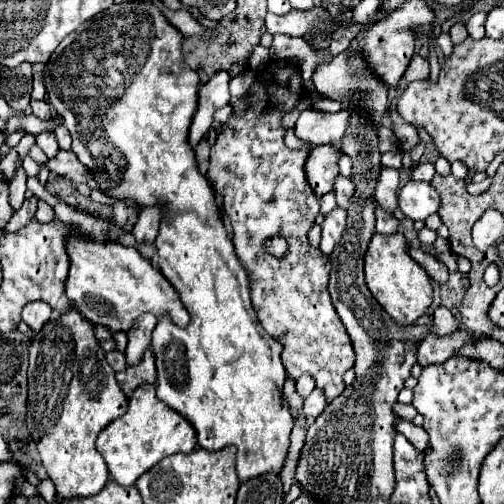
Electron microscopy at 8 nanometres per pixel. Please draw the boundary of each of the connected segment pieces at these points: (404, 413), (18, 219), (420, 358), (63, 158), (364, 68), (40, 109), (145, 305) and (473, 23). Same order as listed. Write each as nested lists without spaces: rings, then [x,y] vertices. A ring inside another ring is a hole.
[[[395,402],[395,414],[399,416],[399,418],[403,418],[403,420],[413,420],[415,416],[417,416],[417,410],[411,406],[411,404],[401,404],[401,402]]]
[[[33,196],[23,202],[22,207],[14,212],[3,230],[7,233],[15,232],[25,226],[35,215],[38,198]]]
[[[457,328],[455,332],[447,336],[437,336],[435,330],[429,332],[419,344],[417,344],[417,362],[421,366],[429,366],[435,362],[445,362],[451,358],[467,340],[473,340],[465,328]]]
[[[59,150],[59,154],[51,160],[47,160],[45,164],[51,172],[59,174],[59,176],[67,176],[73,182],[83,182],[83,178],[87,178],[89,186],[95,188],[95,180],[91,176],[91,172],[87,172],[87,168],[83,168],[83,164],[79,164],[79,158],[75,156],[73,150]]]
[[[359,50],[357,52],[341,52],[329,64],[319,64],[313,74],[313,84],[315,84],[317,92],[321,92],[323,96],[343,102],[343,108],[357,110],[361,116],[367,116],[367,120],[371,120],[375,124],[375,128],[381,126],[381,120],[389,110],[387,108],[387,104],[389,104],[387,86],[369,68],[369,64],[365,62],[365,58]]]
[[[31,100],[31,110],[35,116],[39,116],[41,120],[51,120],[53,114],[51,114],[51,104],[45,102],[45,100]]]
[[[73,234],[67,240],[67,254],[71,266],[65,284],[65,294],[71,304],[79,308],[79,312],[93,324],[103,324],[113,332],[127,332],[143,312],[151,312],[155,316],[169,314],[173,322],[181,326],[189,324],[189,314],[183,308],[177,290],[167,282],[159,268],[155,268],[147,258],[139,254],[137,248],[127,248],[113,240],[87,240],[79,234]]]
[[[475,12],[475,14],[469,18],[469,22],[467,22],[469,34],[471,34],[473,38],[477,38],[477,40],[483,38],[483,36],[485,36],[483,24],[485,24],[485,12]]]

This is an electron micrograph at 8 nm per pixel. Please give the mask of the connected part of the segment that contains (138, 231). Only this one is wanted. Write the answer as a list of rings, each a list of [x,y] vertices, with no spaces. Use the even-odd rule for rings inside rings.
[[[143,208],[139,210],[139,218],[133,226],[133,236],[139,244],[153,244],[159,230],[159,208]]]

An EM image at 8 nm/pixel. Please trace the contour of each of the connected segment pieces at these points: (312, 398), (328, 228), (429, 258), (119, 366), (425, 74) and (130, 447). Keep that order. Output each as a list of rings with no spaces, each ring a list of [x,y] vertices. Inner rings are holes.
[[[315,388],[315,390],[313,390],[313,392],[311,392],[307,398],[305,398],[305,406],[303,406],[303,412],[305,412],[307,416],[313,416],[313,418],[317,418],[317,416],[323,412],[325,404],[327,404],[327,400],[325,400],[323,392]]]
[[[335,208],[331,210],[327,216],[325,216],[325,222],[321,224],[323,226],[323,232],[321,232],[321,246],[319,250],[329,258],[333,248],[339,246],[341,242],[341,236],[343,236],[343,230],[345,230],[345,222],[347,222],[347,214],[343,208]]]
[[[409,248],[409,252],[411,252],[411,256],[427,270],[427,274],[429,274],[435,282],[447,284],[447,280],[449,280],[449,270],[447,270],[447,266],[445,266],[439,258],[435,258],[433,254],[427,254],[427,252],[419,250],[419,248]]]
[[[113,350],[113,352],[107,352],[105,356],[107,356],[107,362],[111,364],[111,368],[113,368],[115,372],[119,372],[119,370],[123,370],[123,368],[127,366],[127,360],[125,360],[125,352],[121,352],[121,350]]]
[[[415,54],[411,58],[411,64],[409,64],[407,72],[403,74],[403,78],[421,78],[421,80],[427,80],[429,78],[429,62],[427,62],[427,58]]]
[[[143,384],[129,396],[129,410],[119,418],[113,420],[107,428],[103,428],[97,436],[97,450],[107,462],[109,474],[121,486],[131,486],[135,480],[147,472],[153,464],[163,460],[165,456],[183,452],[189,454],[197,448],[197,434],[193,424],[173,412],[167,404],[159,402],[155,396],[155,384]]]

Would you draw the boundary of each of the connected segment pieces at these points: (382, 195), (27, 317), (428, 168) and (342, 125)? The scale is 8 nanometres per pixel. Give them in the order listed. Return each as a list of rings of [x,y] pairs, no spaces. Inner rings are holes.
[[[383,168],[375,186],[375,198],[387,212],[393,212],[397,208],[397,190],[399,190],[399,172],[395,168]]]
[[[29,302],[23,308],[23,322],[33,332],[39,332],[39,328],[51,318],[51,312],[53,312],[53,308],[49,304],[45,304],[45,302]]]
[[[429,162],[417,164],[417,166],[411,170],[411,178],[413,178],[413,180],[419,180],[419,182],[429,182],[433,176],[435,176],[435,166],[429,164]]]
[[[303,110],[299,120],[295,122],[295,136],[311,142],[315,146],[319,144],[339,144],[349,128],[349,112],[315,112],[315,110]]]

